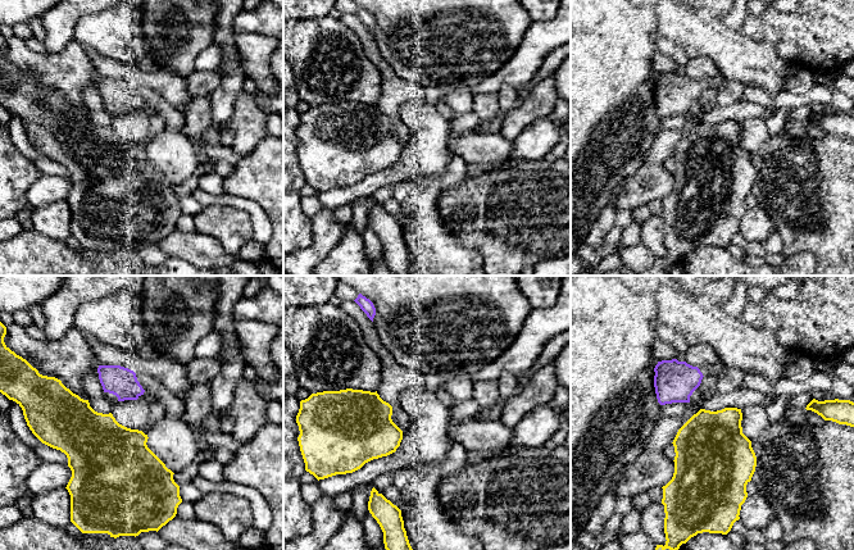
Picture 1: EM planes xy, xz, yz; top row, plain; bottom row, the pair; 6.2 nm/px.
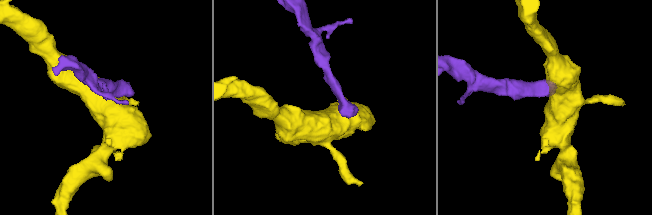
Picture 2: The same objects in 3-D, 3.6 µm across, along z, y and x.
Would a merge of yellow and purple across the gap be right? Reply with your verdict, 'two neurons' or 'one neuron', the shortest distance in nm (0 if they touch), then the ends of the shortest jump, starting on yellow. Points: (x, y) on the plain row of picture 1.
two neurons; gap 90 nm; span yz (698, 124), (689, 114)

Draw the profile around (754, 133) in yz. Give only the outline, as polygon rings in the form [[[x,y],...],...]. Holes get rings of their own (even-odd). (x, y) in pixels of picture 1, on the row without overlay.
[[[749,118],[741,122],[742,126],[742,146],[750,153],[755,153],[764,142],[771,137],[766,126],[766,121],[762,118]]]

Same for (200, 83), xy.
[[[219,68],[208,72],[195,71],[187,79],[187,91],[192,97],[210,96],[219,86],[223,72]]]

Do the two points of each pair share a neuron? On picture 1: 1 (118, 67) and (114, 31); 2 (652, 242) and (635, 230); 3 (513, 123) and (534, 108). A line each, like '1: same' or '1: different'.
1: different
2: different
3: same

